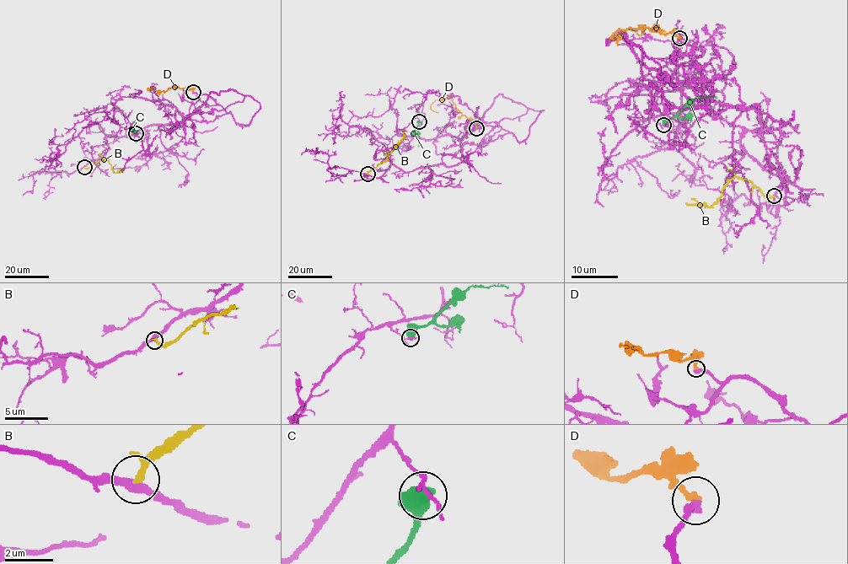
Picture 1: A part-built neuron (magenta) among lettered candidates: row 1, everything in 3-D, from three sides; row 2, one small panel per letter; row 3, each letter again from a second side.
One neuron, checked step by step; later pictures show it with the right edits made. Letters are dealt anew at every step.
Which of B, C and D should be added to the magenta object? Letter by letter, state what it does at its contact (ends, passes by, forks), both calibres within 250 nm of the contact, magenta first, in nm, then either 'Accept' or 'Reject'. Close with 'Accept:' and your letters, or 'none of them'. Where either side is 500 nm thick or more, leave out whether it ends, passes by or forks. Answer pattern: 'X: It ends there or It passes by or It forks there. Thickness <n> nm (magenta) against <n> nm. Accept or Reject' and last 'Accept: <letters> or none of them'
B: It passes by. Thickness 360 nm (magenta) against 160 nm. Reject
C: Thickness 100 nm (magenta) against 700 nm. Reject
D: It ends there. Thickness 280 nm (magenta) against 280 nm. Reject
Accept: none of them

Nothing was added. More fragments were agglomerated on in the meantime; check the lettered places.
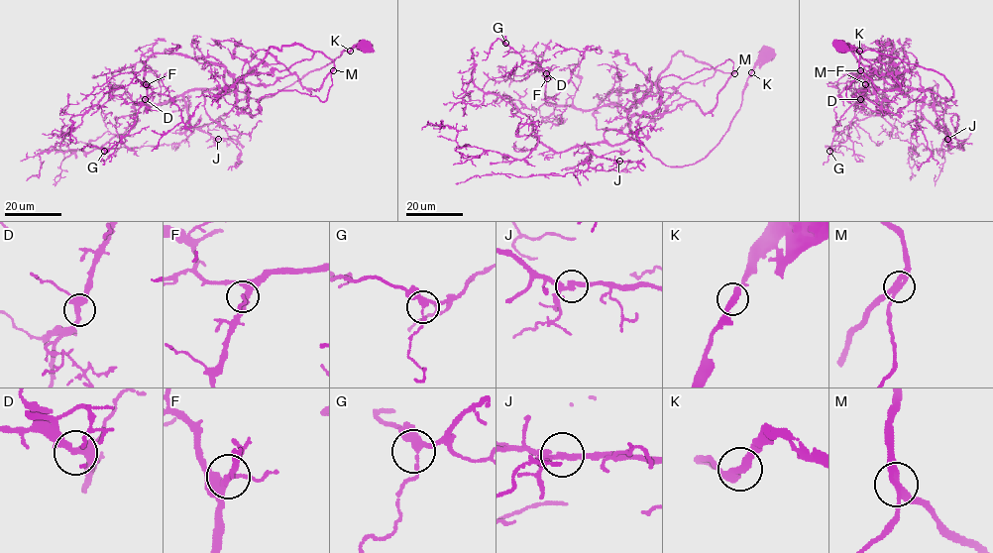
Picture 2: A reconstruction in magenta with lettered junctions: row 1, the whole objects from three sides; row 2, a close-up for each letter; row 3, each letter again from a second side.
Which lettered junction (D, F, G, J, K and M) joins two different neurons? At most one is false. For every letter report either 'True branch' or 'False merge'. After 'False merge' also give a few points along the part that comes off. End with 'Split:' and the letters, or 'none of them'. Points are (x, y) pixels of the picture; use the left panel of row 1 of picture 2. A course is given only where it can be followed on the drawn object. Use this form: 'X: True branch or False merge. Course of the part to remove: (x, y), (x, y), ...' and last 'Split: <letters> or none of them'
D: True branch
F: True branch
G: True branch
J: True branch
K: True branch
M: True branch
Split: none of them

